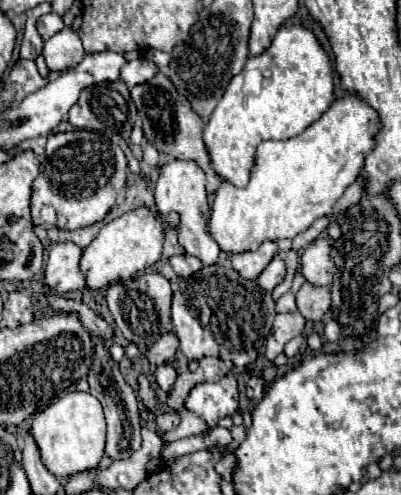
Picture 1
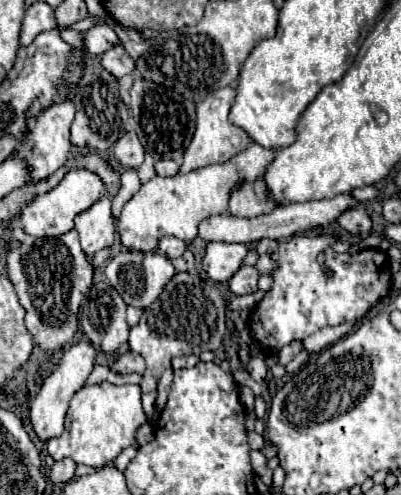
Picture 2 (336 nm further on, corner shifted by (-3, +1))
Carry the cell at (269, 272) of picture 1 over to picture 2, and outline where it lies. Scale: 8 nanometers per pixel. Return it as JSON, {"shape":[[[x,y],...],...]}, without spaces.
{"shape":[[[241,266],[227,284],[233,294],[241,296],[257,292],[257,280],[259,280],[259,270],[255,266]]]}

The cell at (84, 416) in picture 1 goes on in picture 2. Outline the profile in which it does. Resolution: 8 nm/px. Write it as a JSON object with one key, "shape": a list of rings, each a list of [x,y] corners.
{"shape":[[[101,382],[97,386],[83,386],[71,398],[63,434],[49,440],[47,450],[53,460],[71,458],[77,464],[99,468],[107,462],[113,462],[123,452],[123,448],[133,446],[135,432],[145,422],[147,416],[141,408],[141,390],[137,384],[115,386],[109,382]]]}

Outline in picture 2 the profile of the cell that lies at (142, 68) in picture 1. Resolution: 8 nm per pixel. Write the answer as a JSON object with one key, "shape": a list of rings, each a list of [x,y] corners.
{"shape":[[[113,46],[111,50],[107,50],[101,56],[101,64],[105,70],[109,70],[115,78],[123,78],[127,74],[135,72],[135,62],[131,60],[131,56],[127,56],[127,52],[121,46]]]}

